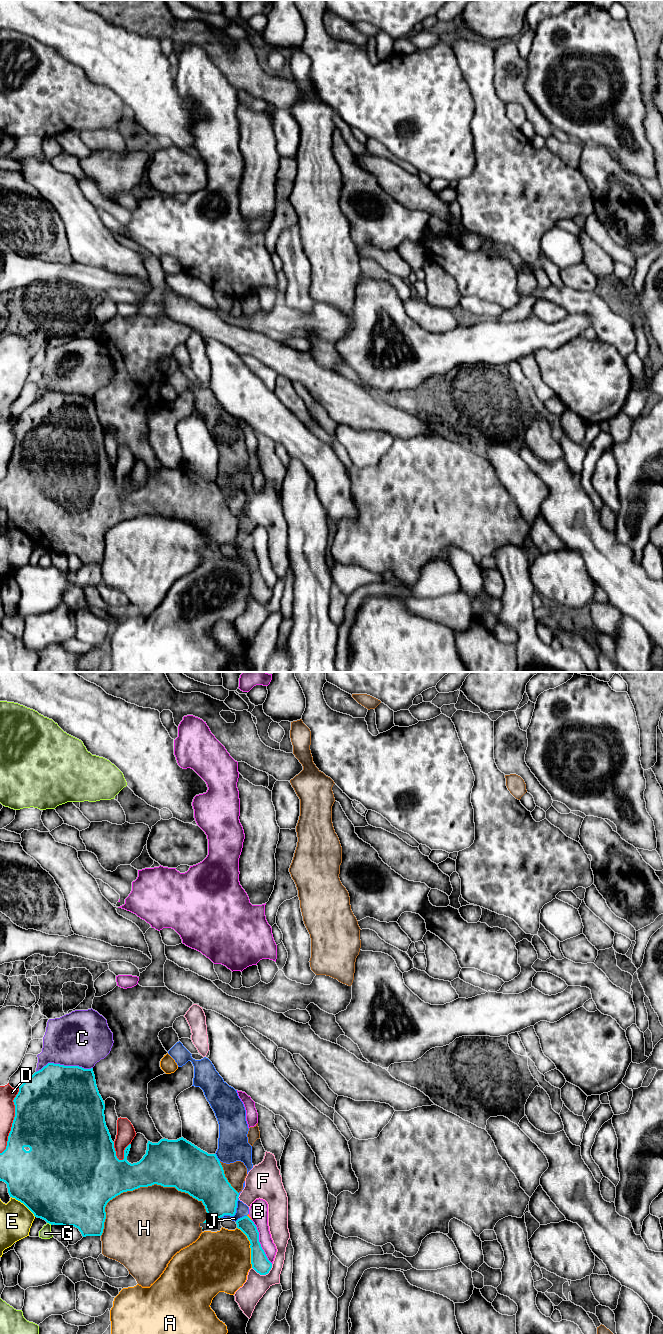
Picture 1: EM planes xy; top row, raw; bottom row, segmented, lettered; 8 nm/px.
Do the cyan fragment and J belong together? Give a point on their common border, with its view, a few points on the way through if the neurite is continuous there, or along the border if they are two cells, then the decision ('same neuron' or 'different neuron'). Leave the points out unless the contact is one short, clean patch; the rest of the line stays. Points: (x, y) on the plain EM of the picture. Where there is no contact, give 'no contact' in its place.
meets cyan in xy at (235, 540); different neuron

